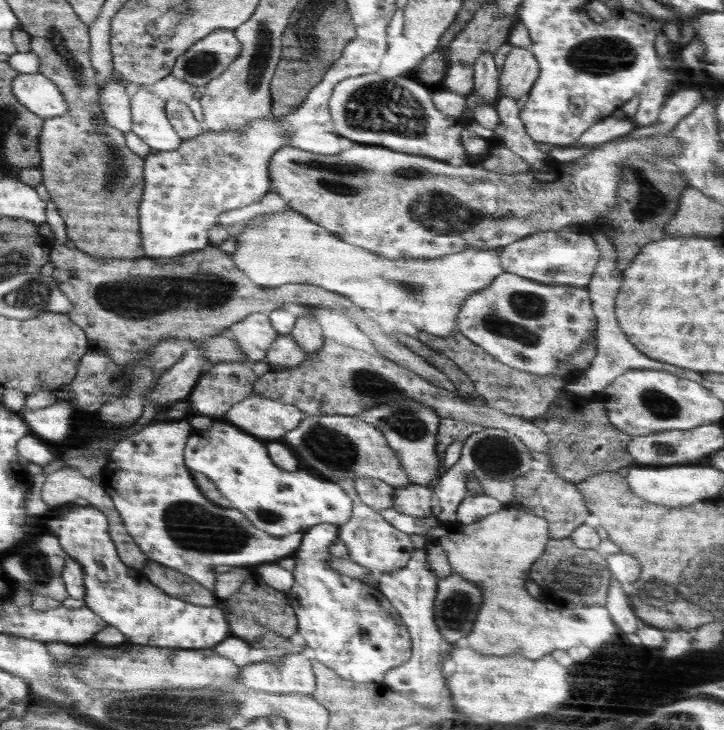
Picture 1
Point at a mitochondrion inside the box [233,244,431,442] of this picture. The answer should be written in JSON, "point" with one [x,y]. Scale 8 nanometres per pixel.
{"point":[370,385]}

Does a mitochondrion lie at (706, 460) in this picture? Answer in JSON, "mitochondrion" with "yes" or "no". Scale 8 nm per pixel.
{"mitochondrion":"no"}

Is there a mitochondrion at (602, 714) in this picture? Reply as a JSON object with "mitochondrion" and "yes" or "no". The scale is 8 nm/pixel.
{"mitochondrion":"no"}

